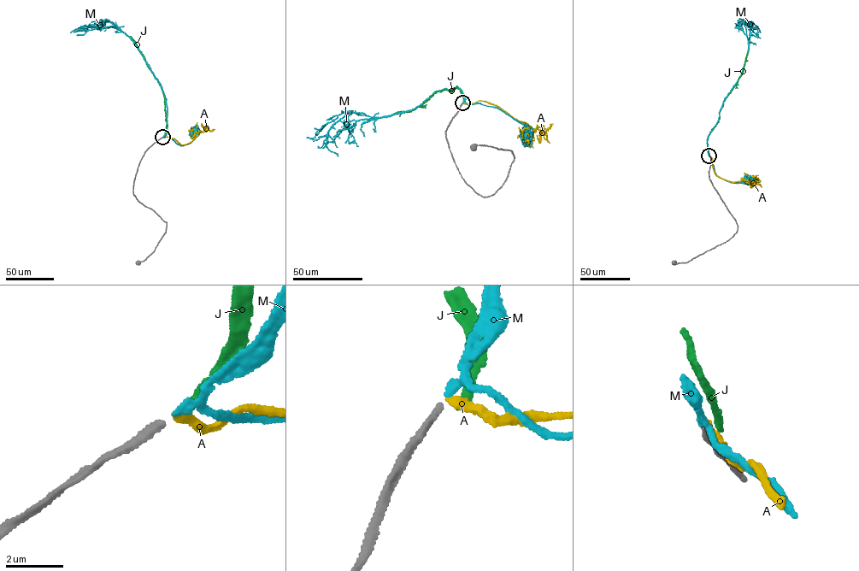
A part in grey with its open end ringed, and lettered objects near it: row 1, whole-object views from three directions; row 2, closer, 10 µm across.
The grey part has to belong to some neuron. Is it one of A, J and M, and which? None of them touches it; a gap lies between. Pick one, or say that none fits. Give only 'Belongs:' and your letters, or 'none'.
Belongs: M

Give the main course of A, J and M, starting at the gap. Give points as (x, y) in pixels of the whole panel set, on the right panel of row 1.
A: (708, 155), (714, 173), (720, 178), (732, 182), (743, 179), (750, 181), (747, 183), (755, 182), (750, 186)
J: (709, 155), (708, 135), (718, 121), (724, 101), (740, 75), (748, 51)
M: (708, 155), (708, 135), (748, 53), (739, 19)

